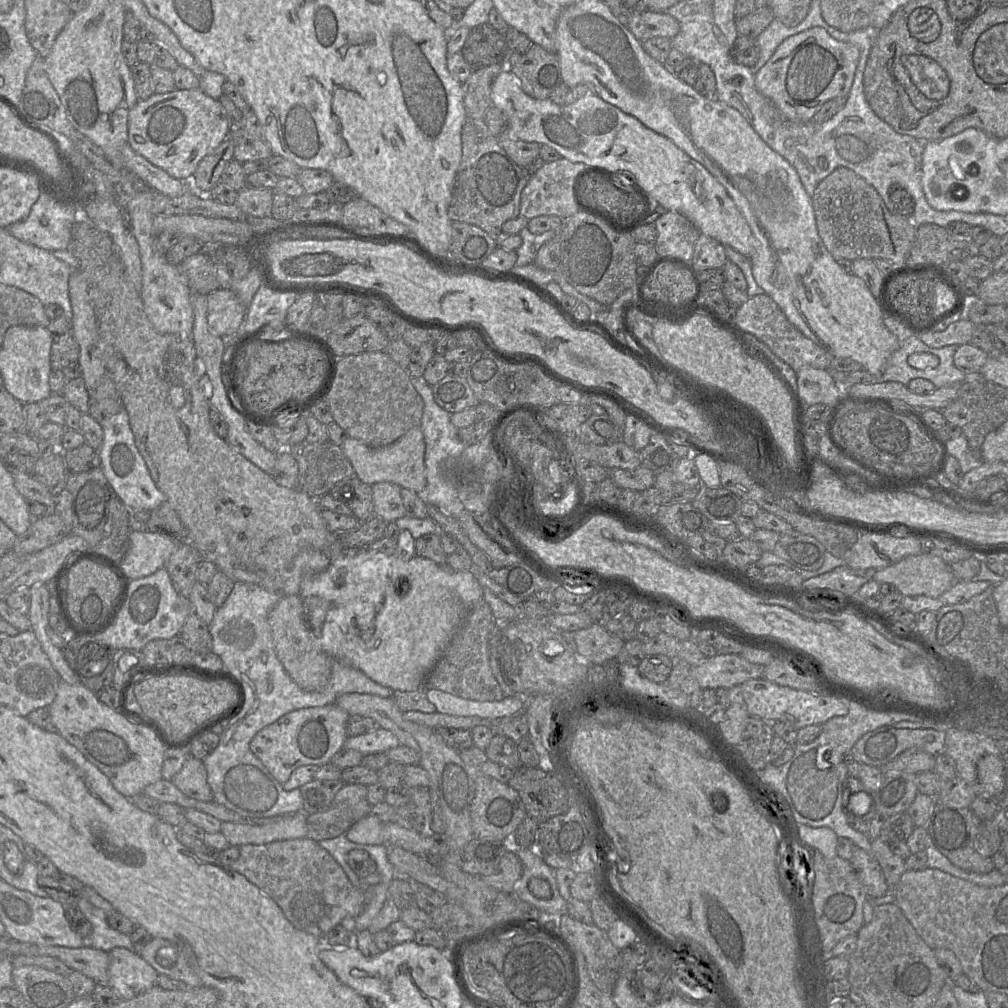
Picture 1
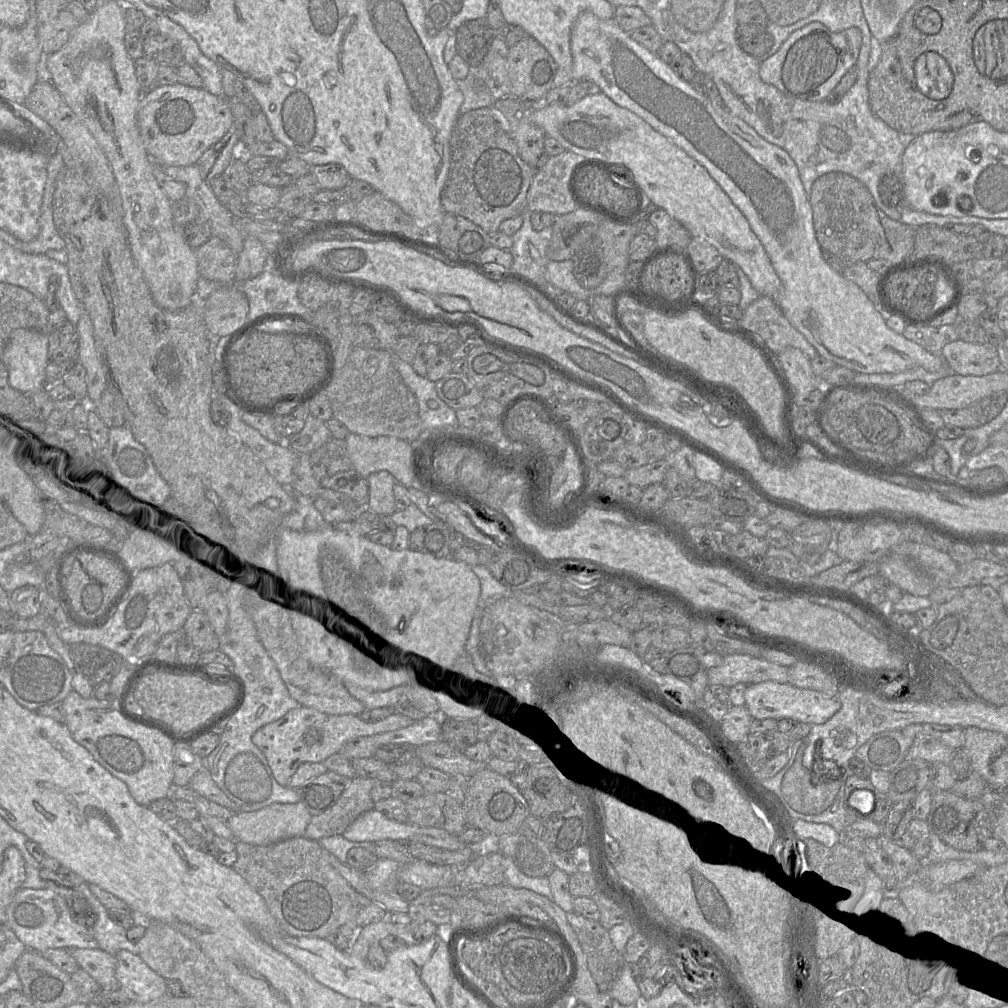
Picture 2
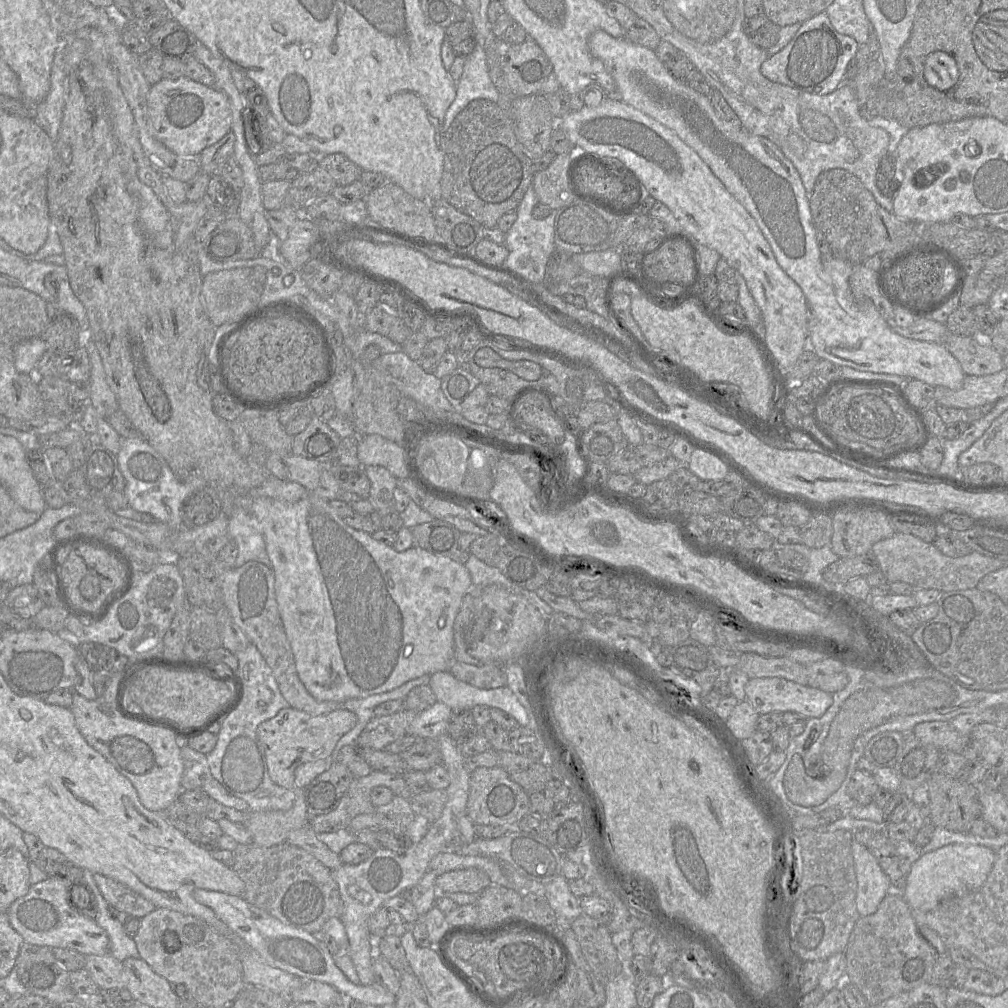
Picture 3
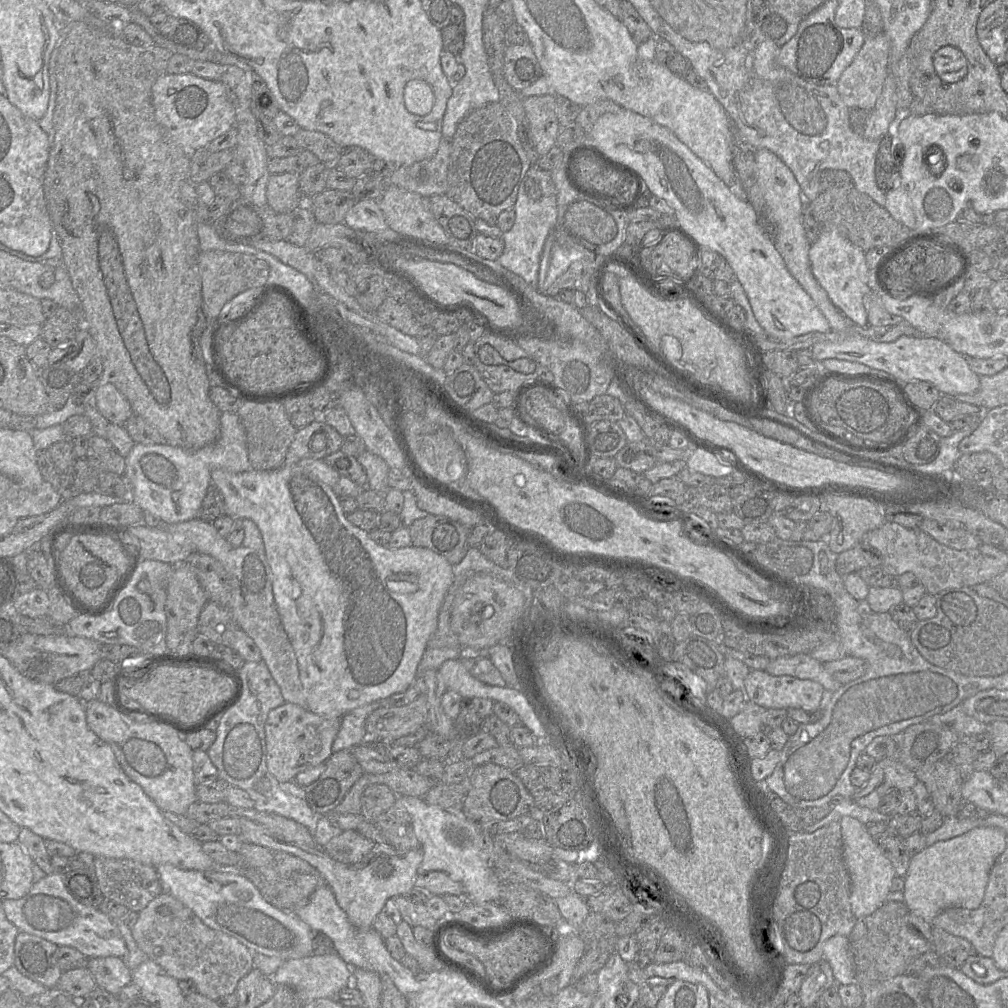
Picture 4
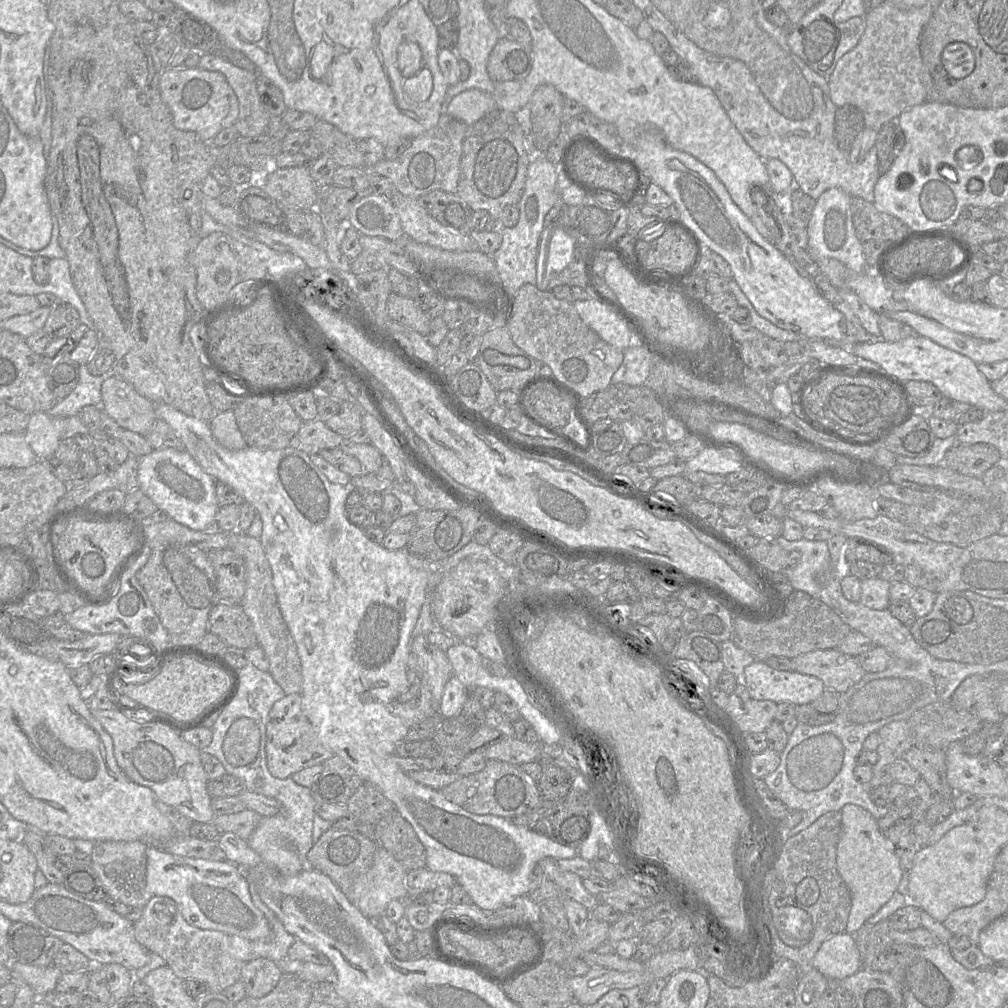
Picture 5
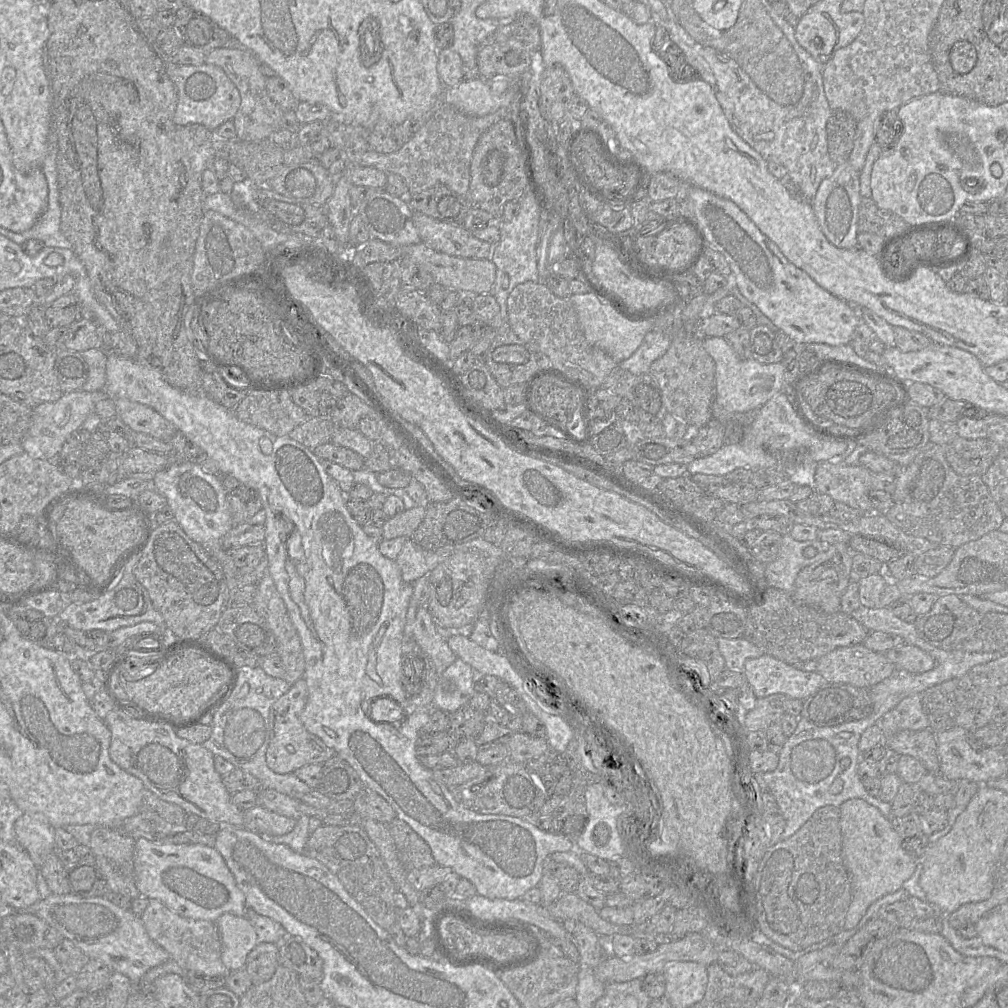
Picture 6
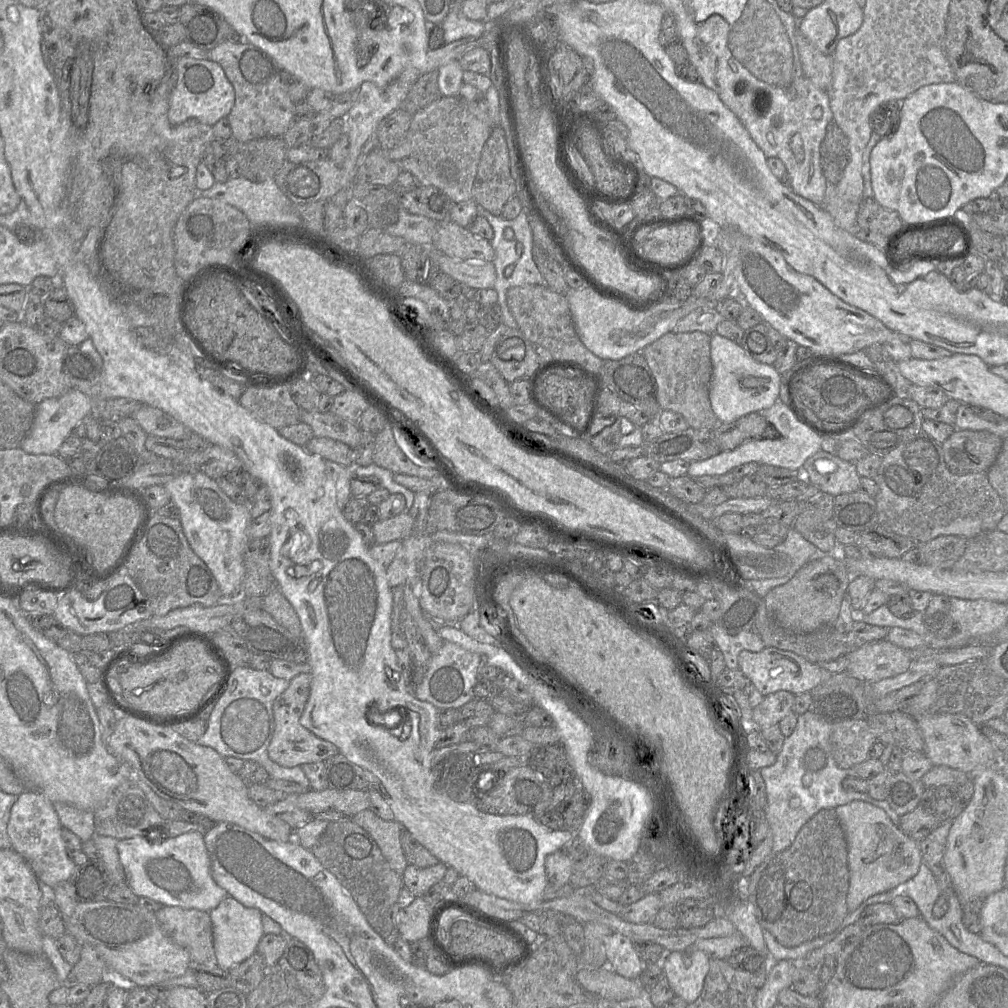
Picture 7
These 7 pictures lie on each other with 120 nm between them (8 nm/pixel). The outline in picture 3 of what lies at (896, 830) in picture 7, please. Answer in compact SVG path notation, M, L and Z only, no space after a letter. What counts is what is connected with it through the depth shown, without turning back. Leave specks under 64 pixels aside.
M852 834L852 855L857 879L856 907L860 916L876 912L881 901L890 893L890 880L880 867L875 856L863 844L857 842Z

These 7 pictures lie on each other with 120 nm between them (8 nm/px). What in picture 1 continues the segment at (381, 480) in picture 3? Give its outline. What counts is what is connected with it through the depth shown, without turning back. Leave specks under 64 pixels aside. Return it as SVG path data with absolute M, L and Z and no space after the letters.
M378 482L372 485L375 516L385 522L392 522L407 515L402 502L401 488L391 482Z

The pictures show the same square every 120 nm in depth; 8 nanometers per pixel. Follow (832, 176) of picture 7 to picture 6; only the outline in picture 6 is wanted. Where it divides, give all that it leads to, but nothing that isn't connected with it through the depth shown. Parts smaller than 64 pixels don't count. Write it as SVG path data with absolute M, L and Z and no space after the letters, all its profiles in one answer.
M832 111L826 132L830 159L836 166L846 163L854 146L856 121L847 112Z

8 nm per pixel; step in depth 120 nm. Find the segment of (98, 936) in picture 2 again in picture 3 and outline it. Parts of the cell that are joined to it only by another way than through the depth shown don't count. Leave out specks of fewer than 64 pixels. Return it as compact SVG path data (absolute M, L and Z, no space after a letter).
M95 885L93 892L98 903L95 920L109 937L109 953L121 962L127 958L140 958L134 939L126 933L124 925L111 915L110 905Z

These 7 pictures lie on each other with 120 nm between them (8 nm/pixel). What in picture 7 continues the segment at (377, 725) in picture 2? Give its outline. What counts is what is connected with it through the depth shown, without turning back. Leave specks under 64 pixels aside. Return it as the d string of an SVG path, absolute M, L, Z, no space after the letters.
M304 669L290 680L288 688L275 699L273 704L275 729L268 746L268 756L282 767L291 768L308 763L324 762L339 753L333 743L317 737L300 723L300 717L310 695L311 679L310 672Z

